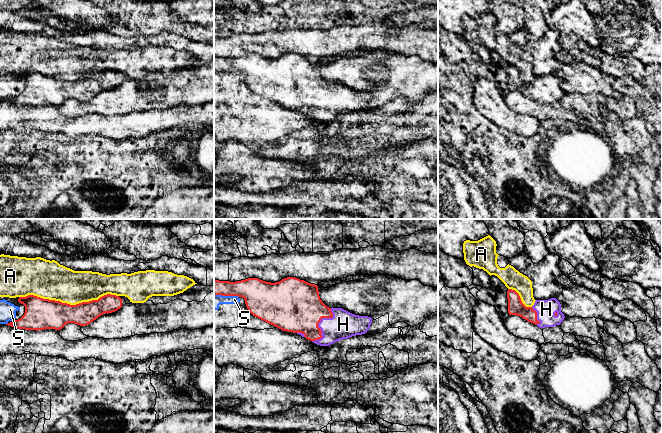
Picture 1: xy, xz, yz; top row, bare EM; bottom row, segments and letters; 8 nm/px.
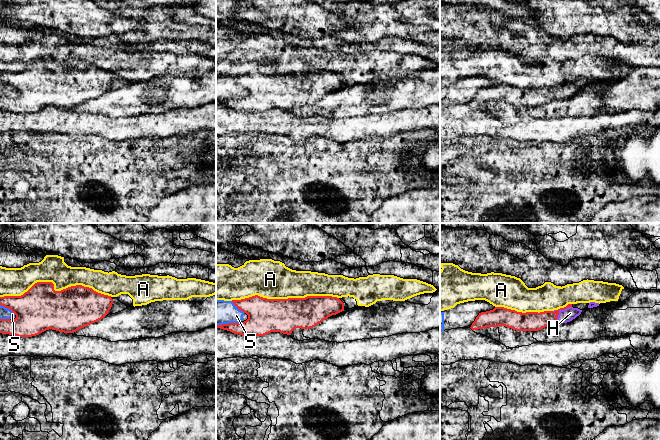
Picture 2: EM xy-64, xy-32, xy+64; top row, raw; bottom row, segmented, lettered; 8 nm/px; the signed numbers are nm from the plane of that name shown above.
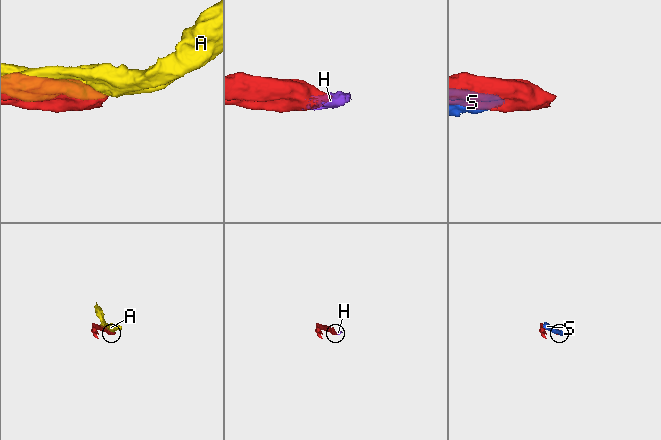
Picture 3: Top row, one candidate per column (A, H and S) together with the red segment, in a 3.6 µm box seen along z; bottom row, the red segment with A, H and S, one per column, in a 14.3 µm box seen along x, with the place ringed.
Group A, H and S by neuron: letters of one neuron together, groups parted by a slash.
A / H / S

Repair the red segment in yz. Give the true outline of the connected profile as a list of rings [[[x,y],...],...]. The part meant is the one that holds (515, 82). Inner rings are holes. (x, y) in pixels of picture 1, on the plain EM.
[[[508,65],[507,75],[509,91],[520,92],[541,105],[560,101],[565,94],[561,88],[561,80],[556,74],[536,76],[532,83],[526,83],[519,70],[515,66]]]

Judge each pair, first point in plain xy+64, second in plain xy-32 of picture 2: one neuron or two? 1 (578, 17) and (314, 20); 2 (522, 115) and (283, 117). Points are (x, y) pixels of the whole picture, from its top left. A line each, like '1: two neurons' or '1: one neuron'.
1: two neurons
2: two neurons

